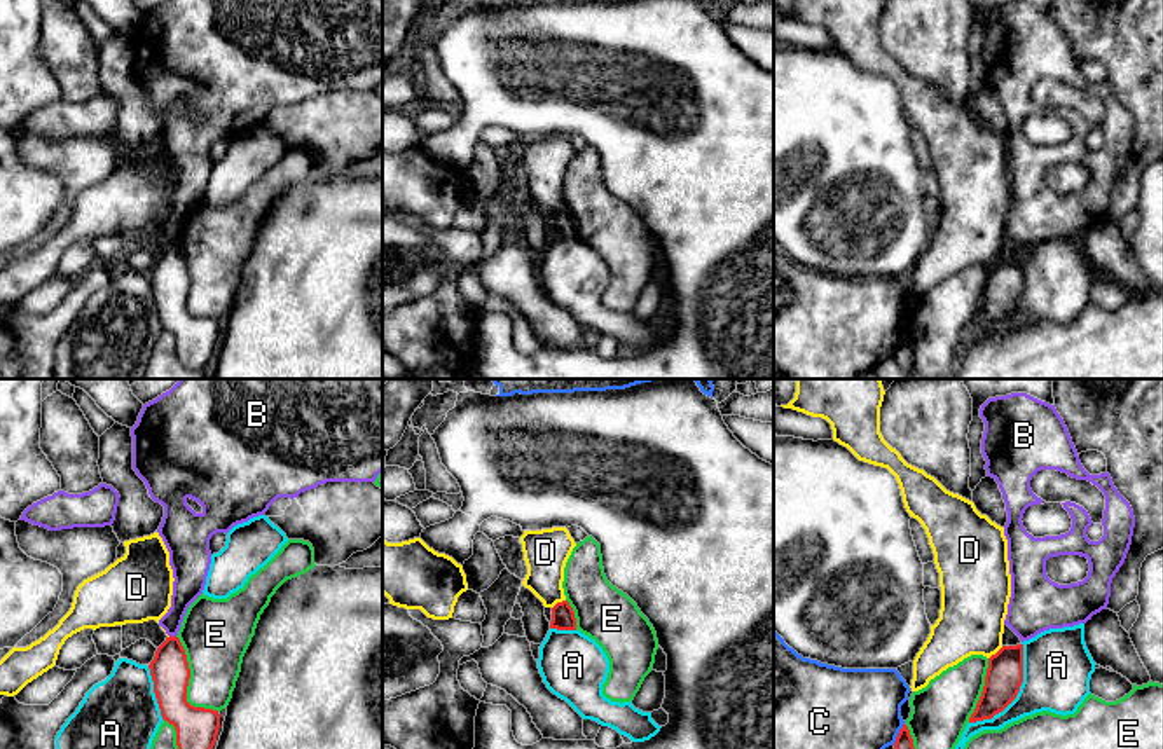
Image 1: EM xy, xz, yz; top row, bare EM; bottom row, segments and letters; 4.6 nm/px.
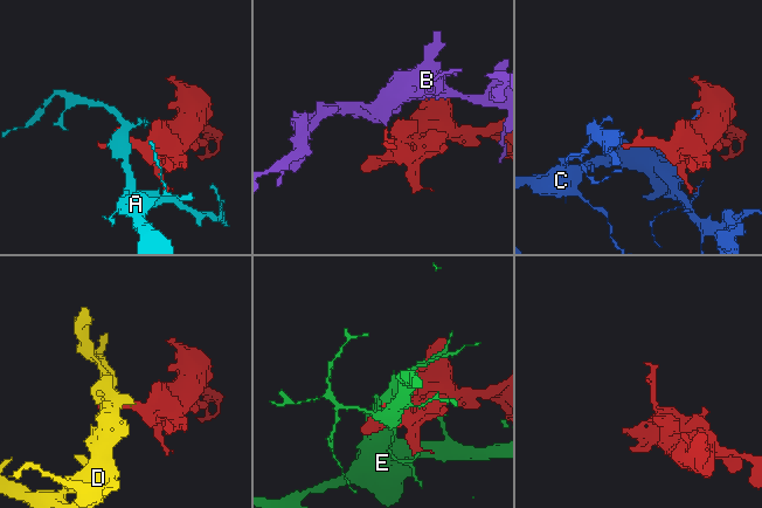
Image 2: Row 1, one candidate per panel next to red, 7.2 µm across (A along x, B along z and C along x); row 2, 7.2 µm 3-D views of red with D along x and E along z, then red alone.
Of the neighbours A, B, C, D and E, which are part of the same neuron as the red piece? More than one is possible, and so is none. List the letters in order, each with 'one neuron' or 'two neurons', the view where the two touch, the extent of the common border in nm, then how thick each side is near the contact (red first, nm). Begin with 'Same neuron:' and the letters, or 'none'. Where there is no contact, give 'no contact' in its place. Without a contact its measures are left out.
Same neuron: none
A: two neurons; meets red in yz; contact 440 nm long; 170 nm thick on the red side, 320 nm on the other
B: two neurons; meets red in xy; contact 30 nm long; 180 nm thick on the red side, 140 nm on the other
C: two neurons; meets red in yz; contact 120 nm long; 90 nm thick on the red side, 440 nm on the other
D: two neurons; meets red in yz; contact 90 nm long; 170 nm thick on the red side, 300 nm on the other
E: two neurons; meets red in xy; contact 400 nm long; 190 nm thick on the red side, 300 nm on the other

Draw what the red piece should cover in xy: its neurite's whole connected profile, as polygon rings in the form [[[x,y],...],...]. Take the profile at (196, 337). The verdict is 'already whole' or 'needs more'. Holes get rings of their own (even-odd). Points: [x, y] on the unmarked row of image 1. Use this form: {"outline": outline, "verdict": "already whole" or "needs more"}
{"outline": [[[176,244],[166,246],[148,278],[161,325],[176,339],[178,360],[183,367],[203,372],[217,351],[220,323],[187,311],[190,278]]], "verdict": "already whole"}

